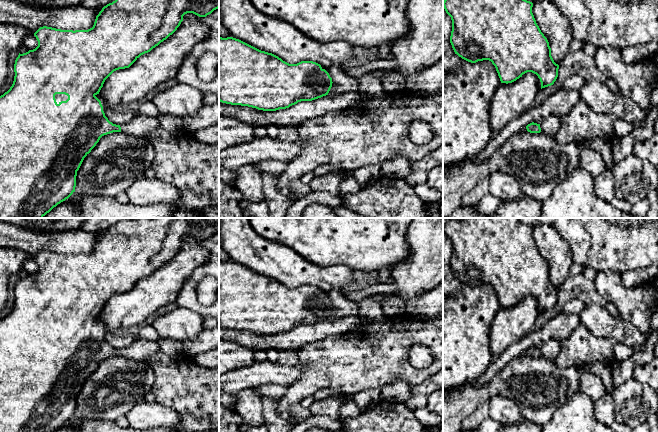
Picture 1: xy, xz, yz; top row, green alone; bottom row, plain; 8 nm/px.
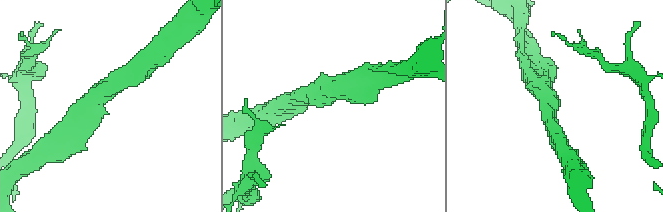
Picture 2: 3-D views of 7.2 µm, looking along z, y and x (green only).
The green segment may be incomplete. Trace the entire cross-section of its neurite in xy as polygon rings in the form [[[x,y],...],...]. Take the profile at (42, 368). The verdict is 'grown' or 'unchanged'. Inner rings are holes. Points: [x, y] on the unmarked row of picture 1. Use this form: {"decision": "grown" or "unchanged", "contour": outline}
{"decision": "grown", "contour": [[[124,218],[112,227],[102,232],[96,240],[94,249],[88,254],[61,254],[52,251],[40,251],[34,260],[38,270],[26,277],[18,279],[14,288],[14,305],[10,313],[0,320],[0,432],[54,432],[68,423],[76,411],[76,400],[84,382],[104,359],[113,356],[123,356],[137,361],[143,361],[160,351],[160,344],[150,340],[140,340],[130,347],[116,349],[105,340],[106,327],[98,318],[105,304],[116,294],[129,292],[141,279],[150,276],[161,266],[172,259],[183,245],[183,240],[193,237],[206,241],[219,232],[219,218]]]}

